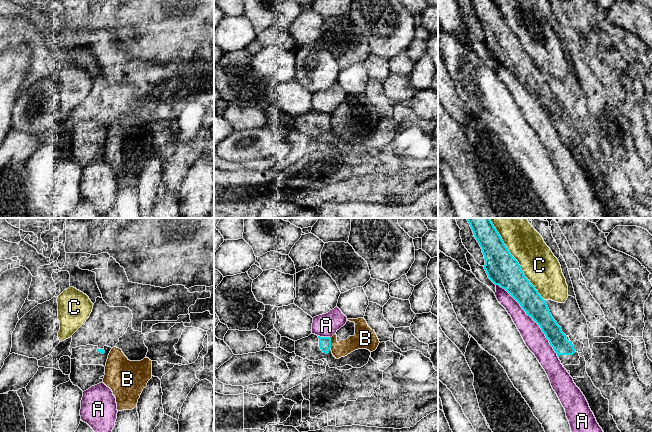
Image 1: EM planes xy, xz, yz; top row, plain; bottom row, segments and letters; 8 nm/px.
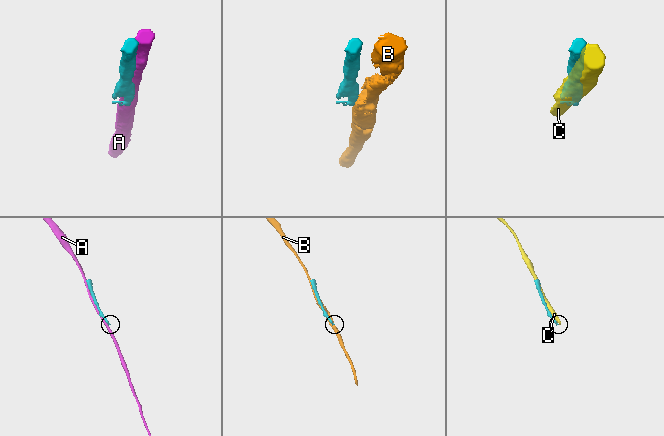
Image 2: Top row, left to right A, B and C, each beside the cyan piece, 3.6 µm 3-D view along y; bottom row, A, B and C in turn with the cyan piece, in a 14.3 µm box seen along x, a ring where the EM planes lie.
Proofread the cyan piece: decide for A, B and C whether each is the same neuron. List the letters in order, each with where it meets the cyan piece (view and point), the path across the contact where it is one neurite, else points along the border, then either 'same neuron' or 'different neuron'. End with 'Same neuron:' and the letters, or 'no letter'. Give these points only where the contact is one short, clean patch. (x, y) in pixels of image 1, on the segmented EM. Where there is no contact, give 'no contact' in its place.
A: meets cyan in yz at (532, 318); different neuron
B: meets cyan in xz at (330, 343); border along xz (330, 338), (331, 347); different neuron
C: meets cyan in yz at (515, 259); different neuron
Same neuron: no letter

